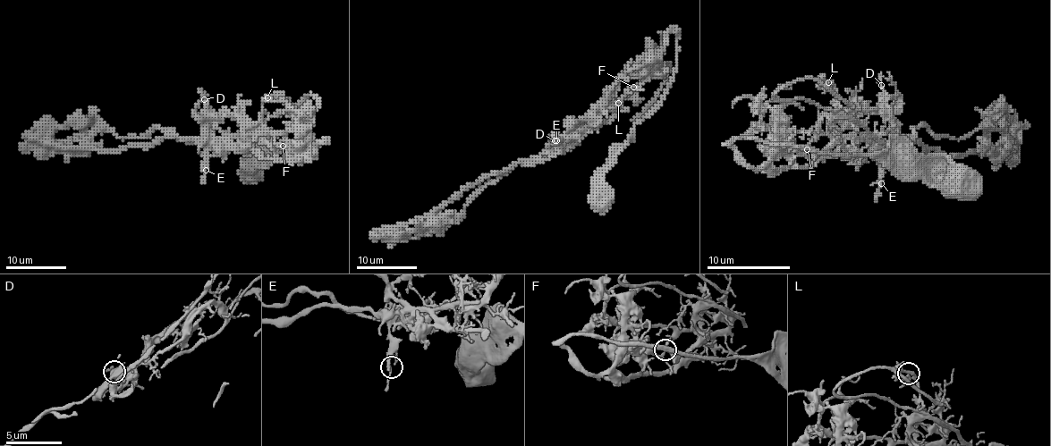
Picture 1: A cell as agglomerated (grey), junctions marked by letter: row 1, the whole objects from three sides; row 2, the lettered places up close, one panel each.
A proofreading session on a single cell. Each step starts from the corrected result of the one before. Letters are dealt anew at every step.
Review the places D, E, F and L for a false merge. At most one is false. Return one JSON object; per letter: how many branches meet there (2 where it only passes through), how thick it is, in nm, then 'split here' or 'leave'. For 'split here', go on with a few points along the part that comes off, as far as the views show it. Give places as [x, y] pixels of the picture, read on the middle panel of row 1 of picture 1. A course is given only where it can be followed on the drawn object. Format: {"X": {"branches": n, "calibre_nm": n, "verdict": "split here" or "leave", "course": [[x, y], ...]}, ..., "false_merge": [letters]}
{"D": {"branches": 3, "calibre_nm": 140, "verdict": "leave"}, "E": {"branches": 3, "calibre_nm": 190, "verdict": "leave"}, "F": {"branches": 3, "calibre_nm": 120, "verdict": "split here", "course": [[633, 88], [614, 109], [602, 107], [555, 155], [515, 164], [489, 181], [461, 216], [404, 240], [385, 231]]}, "L": {"branches": 3, "calibre_nm": 170, "verdict": "leave"}, "false_merge": ["F"]}

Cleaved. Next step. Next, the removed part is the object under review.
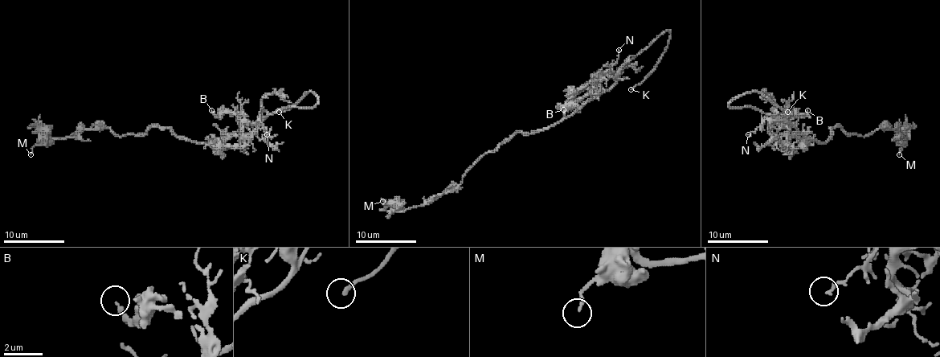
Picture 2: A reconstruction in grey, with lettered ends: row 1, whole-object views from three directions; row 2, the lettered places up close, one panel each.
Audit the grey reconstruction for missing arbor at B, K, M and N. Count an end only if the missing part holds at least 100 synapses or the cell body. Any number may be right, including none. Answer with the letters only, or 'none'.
K

